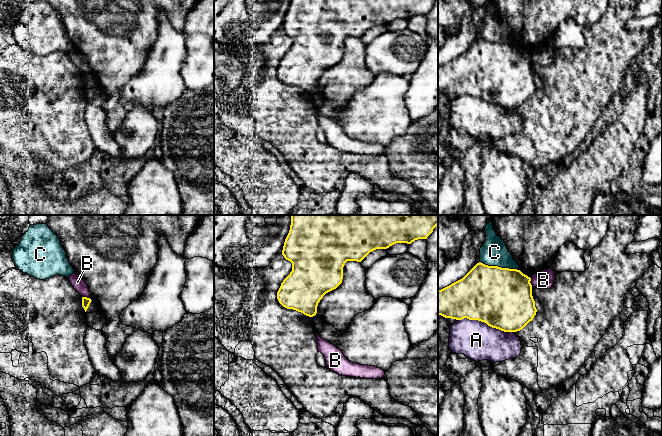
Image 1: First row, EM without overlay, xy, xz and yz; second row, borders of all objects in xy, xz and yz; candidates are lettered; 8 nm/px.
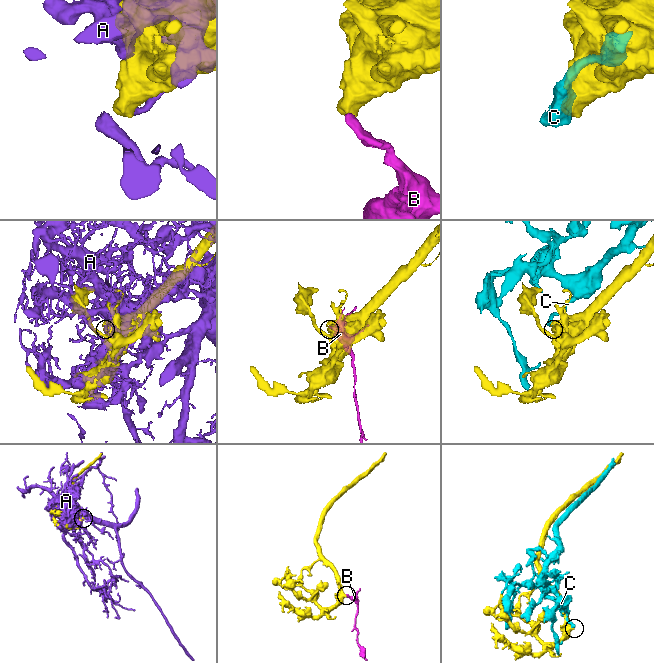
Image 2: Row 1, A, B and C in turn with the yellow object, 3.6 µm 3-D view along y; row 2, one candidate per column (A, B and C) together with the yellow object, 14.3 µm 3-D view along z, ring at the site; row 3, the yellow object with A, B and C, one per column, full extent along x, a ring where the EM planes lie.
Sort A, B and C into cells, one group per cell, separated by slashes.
A / B / C

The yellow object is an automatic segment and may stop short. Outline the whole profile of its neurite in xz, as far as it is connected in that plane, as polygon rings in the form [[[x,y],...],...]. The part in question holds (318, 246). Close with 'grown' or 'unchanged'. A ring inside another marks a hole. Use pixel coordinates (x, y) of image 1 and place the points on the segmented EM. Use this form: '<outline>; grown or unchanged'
[[[290,215],[291,225],[289,233],[285,239],[282,255],[284,258],[292,263],[292,271],[283,280],[277,292],[277,299],[279,303],[287,308],[293,309],[303,313],[306,316],[313,317],[317,313],[317,306],[323,296],[336,289],[343,279],[343,267],[347,261],[361,262],[370,252],[376,249],[387,249],[396,243],[411,244],[418,239],[427,239],[433,232],[433,229],[438,225],[438,215]]]; unchanged

